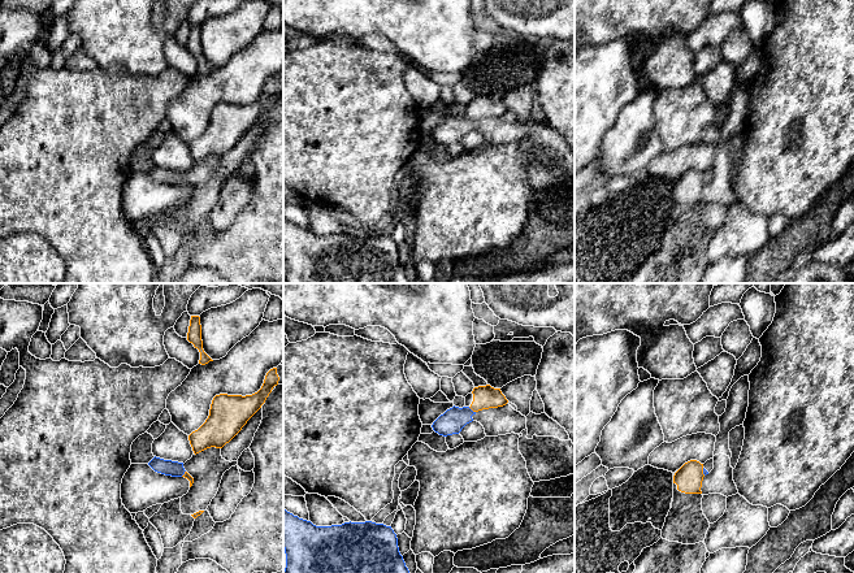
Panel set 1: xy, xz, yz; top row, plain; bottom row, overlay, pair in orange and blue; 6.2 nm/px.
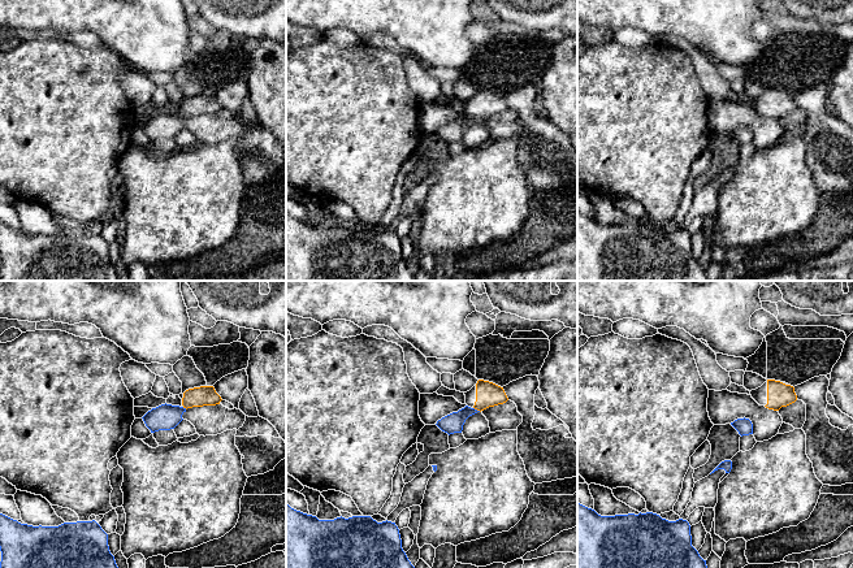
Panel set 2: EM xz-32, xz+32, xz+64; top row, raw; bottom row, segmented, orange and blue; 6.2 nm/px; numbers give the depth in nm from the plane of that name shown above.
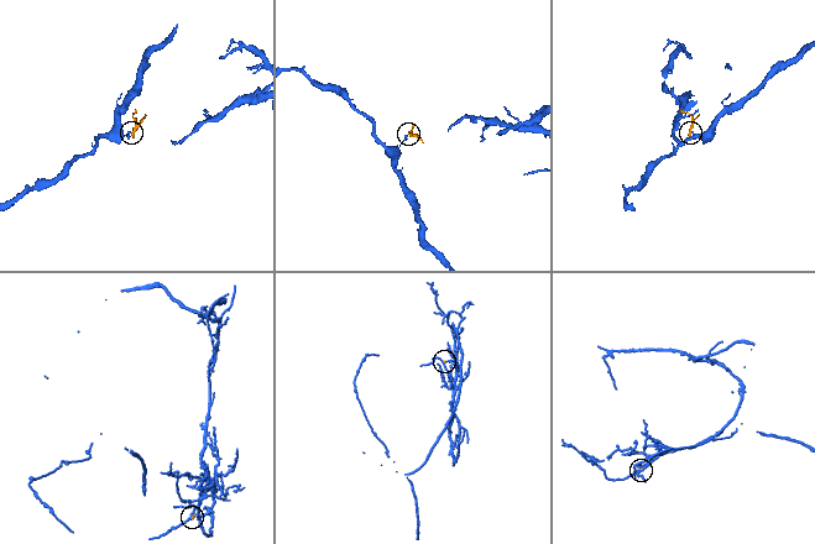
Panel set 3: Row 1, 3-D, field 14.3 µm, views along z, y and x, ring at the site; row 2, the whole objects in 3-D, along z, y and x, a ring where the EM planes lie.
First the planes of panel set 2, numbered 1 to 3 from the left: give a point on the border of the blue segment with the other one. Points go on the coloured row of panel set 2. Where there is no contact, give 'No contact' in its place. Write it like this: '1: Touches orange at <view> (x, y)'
1: Touches orange at xz-32 (185, 407)
2: Touches orange at xz+32 (477, 410)
3: No contact

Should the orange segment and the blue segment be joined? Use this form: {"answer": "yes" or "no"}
{"answer": "no"}

